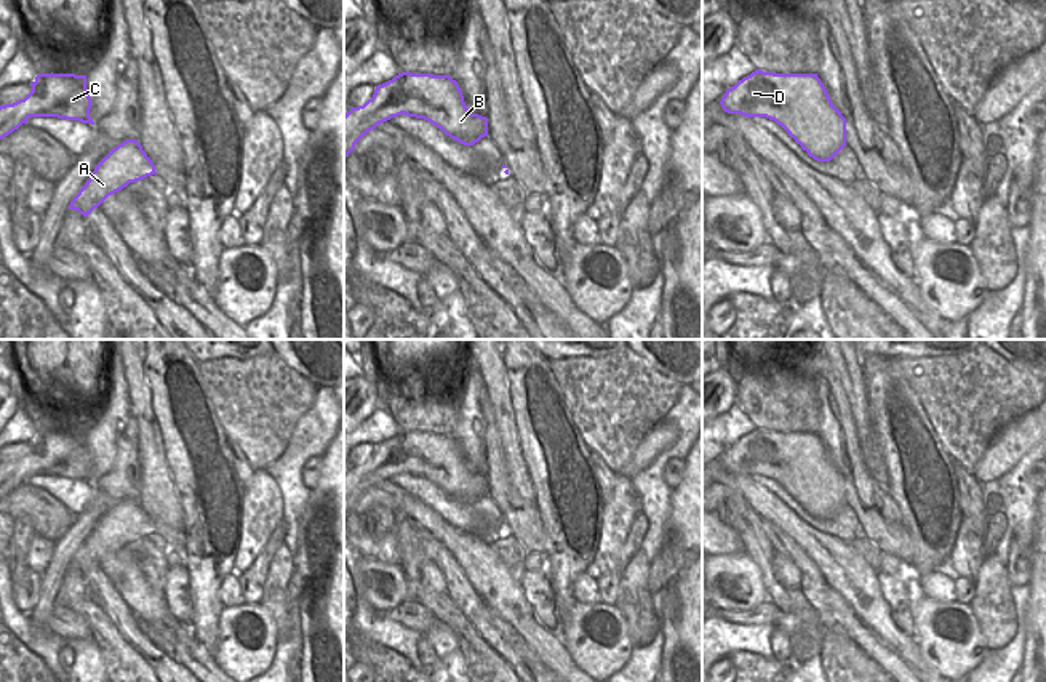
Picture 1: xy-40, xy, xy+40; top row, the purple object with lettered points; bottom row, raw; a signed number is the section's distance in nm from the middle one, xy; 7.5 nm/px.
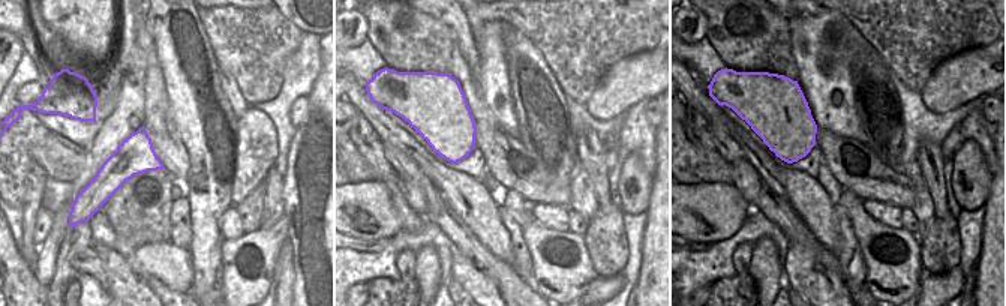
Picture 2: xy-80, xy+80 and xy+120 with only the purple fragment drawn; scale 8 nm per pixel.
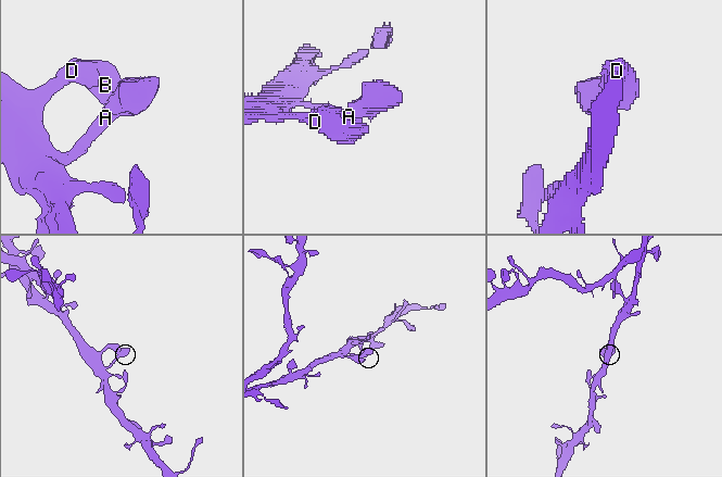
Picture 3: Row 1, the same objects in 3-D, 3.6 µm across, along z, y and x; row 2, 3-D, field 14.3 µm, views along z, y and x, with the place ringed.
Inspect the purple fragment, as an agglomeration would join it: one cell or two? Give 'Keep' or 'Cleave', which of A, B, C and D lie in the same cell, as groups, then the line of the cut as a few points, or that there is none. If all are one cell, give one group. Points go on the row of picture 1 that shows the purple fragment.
Keep. Groups: A B C D. No split.

